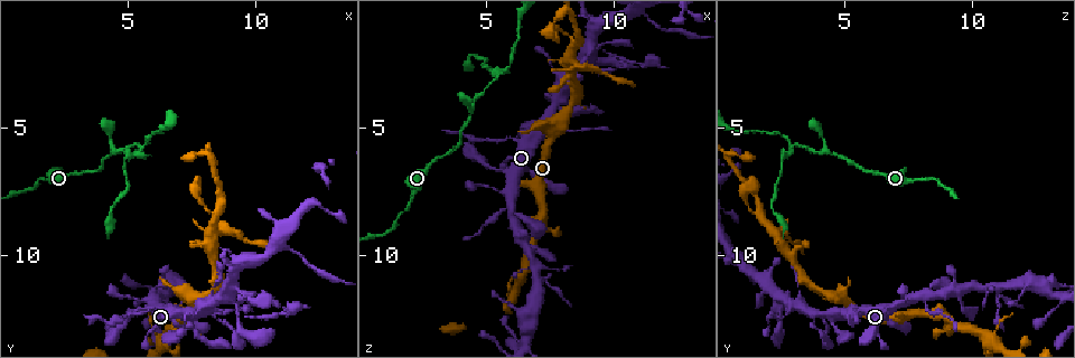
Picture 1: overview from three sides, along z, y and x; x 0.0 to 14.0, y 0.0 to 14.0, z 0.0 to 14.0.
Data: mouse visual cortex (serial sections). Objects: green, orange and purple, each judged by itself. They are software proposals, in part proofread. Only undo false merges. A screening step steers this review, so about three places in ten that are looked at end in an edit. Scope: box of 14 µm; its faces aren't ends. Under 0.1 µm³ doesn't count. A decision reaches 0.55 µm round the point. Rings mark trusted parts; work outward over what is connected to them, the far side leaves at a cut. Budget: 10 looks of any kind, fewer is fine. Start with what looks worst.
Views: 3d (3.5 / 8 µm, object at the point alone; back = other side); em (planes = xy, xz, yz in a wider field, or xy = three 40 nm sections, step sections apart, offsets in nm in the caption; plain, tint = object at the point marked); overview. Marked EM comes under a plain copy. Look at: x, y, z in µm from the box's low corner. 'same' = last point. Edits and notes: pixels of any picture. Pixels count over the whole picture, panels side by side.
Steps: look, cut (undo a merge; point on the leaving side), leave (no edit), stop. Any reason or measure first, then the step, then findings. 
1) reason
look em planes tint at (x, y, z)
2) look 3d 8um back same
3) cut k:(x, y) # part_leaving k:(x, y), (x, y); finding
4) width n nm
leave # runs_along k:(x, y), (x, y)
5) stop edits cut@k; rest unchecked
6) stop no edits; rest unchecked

branch point
look 3d 8um at (5.4, 5.7, 3.0)

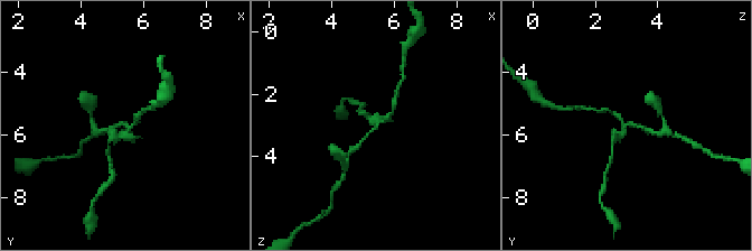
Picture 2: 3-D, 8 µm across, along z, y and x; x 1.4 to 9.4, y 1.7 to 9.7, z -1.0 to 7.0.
look 3d 3.5um at (5.4, 5.7, 3.1)

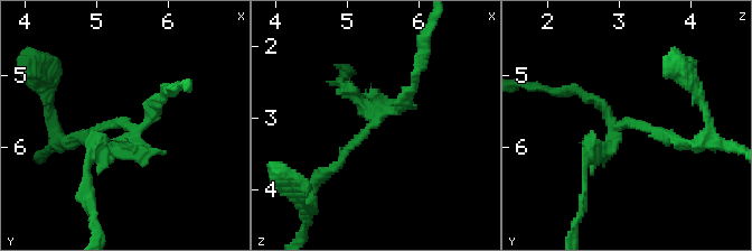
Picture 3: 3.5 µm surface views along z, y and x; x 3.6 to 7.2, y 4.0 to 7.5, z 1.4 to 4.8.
look em planes tint at (5.35, 5.65, 3.05)

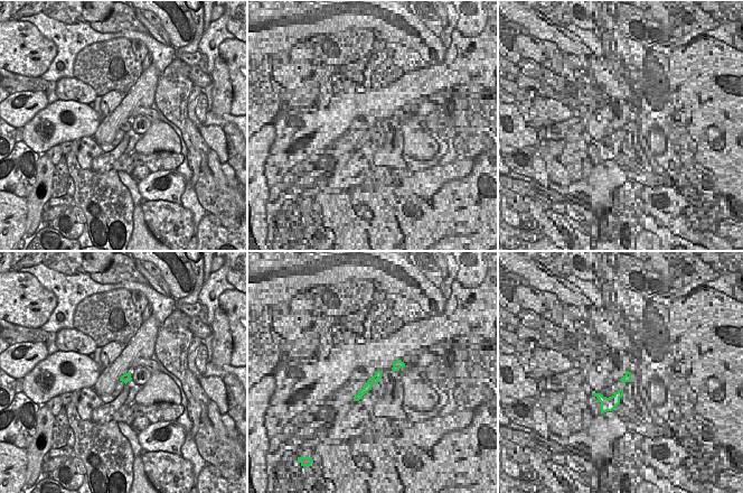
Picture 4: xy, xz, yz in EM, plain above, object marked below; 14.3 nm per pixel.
cut 3:(104, 149) # part_leaving 3:(129, 135), (91, 158), (94, 214); two cells meet here

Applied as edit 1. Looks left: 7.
look overview

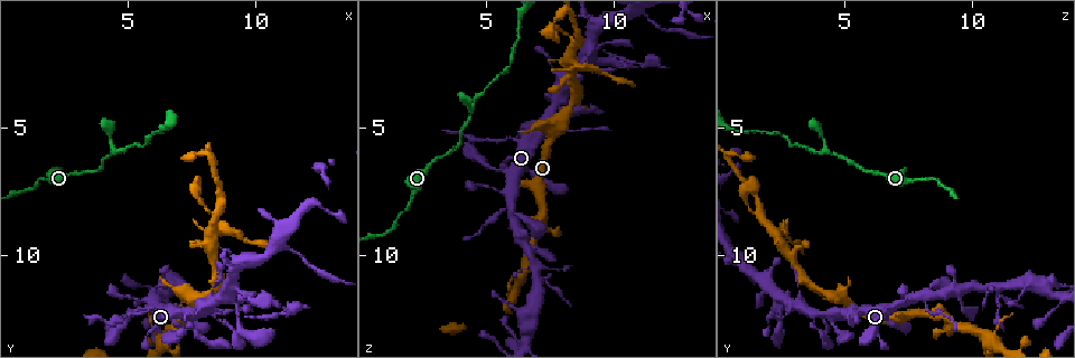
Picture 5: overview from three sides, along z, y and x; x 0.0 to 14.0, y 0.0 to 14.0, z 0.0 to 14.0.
three-way junction
look 3d 3.5um at (7.9, 12.3, 3.7)

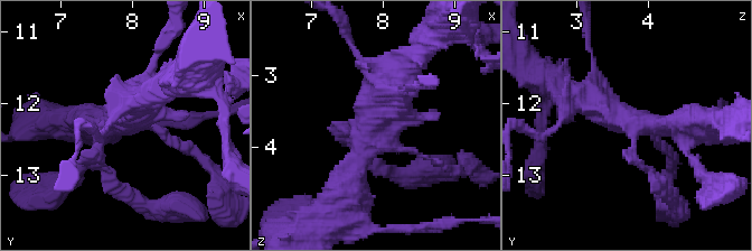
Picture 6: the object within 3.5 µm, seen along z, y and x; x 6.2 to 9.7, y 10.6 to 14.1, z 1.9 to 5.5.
look em xy step 2 tint at (7.75, 12.25, 3.80)

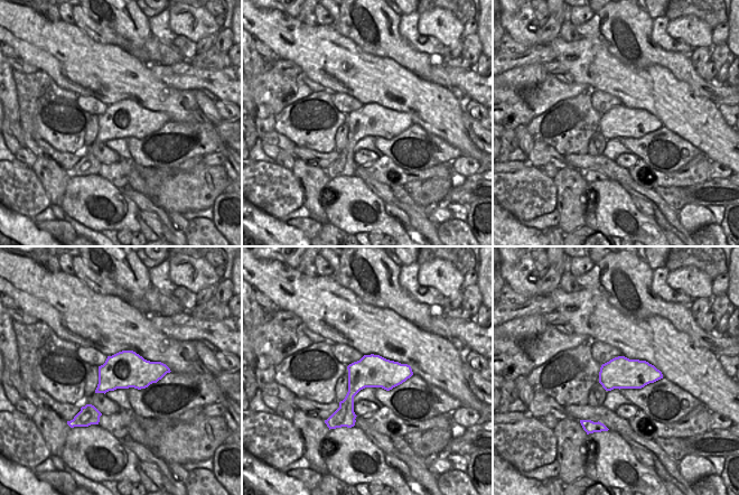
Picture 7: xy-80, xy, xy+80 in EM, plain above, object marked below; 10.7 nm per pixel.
leave # one cell here

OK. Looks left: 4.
thin neck
look 3d 3.5um back at (11.1, 12.1, 2.5)

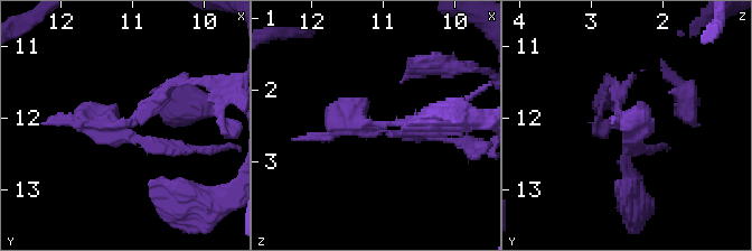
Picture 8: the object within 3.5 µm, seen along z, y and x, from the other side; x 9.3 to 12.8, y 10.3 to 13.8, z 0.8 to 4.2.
look em xy step 3 tint at (11.05, 12.00, 2.60)

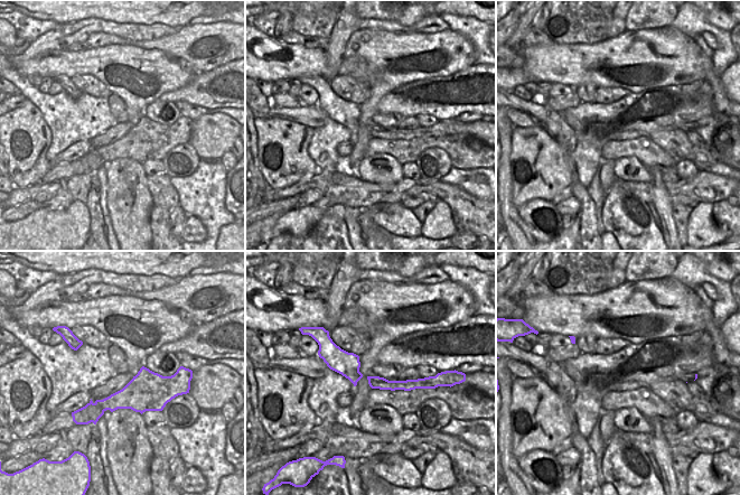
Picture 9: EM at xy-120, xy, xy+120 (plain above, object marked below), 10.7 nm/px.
leave # runs_along 9:(371, 379), (384, 384), (419, 383); one cell here

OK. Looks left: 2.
three-way junction
look 3d 8um back at (8.3, 9.2, 2.3)

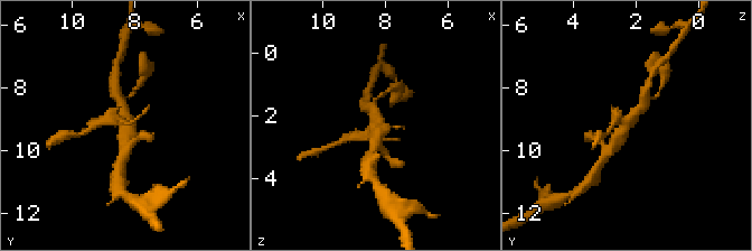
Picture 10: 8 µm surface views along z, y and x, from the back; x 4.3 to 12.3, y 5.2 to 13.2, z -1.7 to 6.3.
look 3d 3.5um at (8.3, 9.2, 2.4)

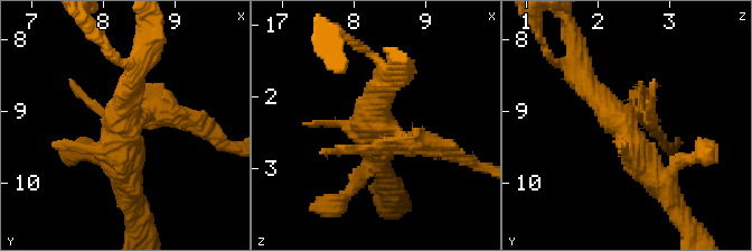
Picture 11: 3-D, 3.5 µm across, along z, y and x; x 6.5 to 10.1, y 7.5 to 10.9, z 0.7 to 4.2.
cut 11:(438, 148) # part_leaving 11:(402, 135), (412, 143), (485, 167); two cells meet here

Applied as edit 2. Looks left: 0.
stop edits cut@3, cut@11; rest unchecked

